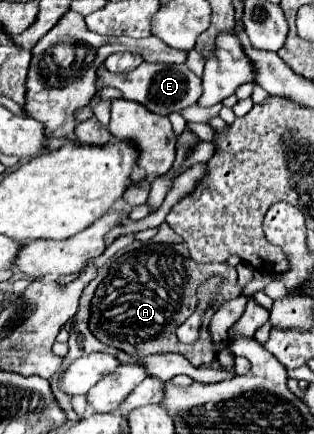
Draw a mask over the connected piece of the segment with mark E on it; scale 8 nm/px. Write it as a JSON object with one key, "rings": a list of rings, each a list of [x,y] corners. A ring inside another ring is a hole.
{"rings":[[[141,63],[137,69],[117,75],[109,73],[105,67],[101,67],[101,77],[105,85],[115,87],[123,93],[125,99],[145,105],[149,111],[157,115],[169,115],[173,111],[181,111],[185,107],[191,107],[197,103],[197,99],[203,93],[201,77],[197,77],[187,65],[165,65],[165,63]]]}

